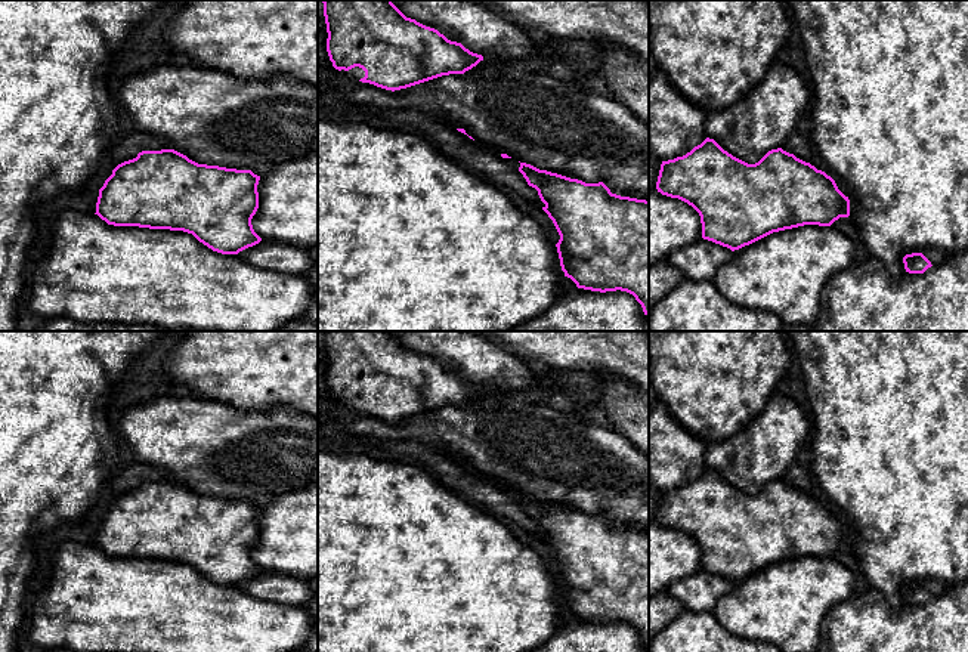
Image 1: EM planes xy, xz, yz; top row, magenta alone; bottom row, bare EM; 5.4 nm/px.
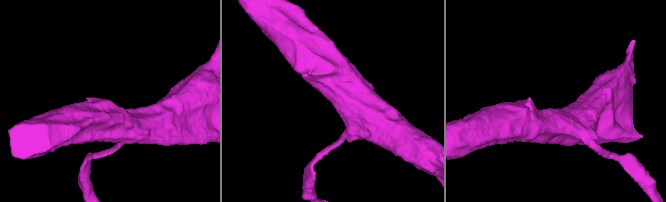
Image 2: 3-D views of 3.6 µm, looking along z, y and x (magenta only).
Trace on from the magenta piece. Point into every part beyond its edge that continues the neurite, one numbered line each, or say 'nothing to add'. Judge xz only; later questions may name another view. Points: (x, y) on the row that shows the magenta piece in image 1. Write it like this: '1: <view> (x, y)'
1: xz (356, 73)

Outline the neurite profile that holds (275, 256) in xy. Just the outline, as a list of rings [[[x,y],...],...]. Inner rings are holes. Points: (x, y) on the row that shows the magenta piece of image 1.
[[[262,240],[236,254],[239,259],[273,272],[306,275],[310,269],[309,250],[284,242]]]

